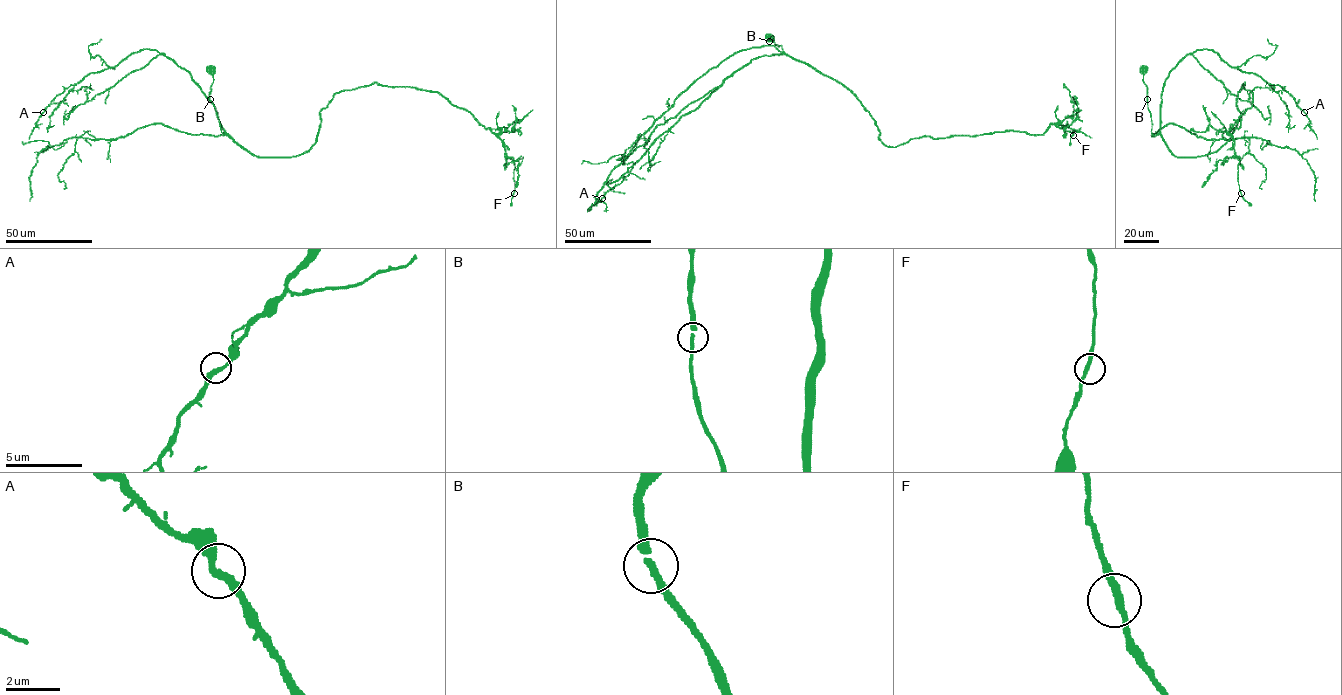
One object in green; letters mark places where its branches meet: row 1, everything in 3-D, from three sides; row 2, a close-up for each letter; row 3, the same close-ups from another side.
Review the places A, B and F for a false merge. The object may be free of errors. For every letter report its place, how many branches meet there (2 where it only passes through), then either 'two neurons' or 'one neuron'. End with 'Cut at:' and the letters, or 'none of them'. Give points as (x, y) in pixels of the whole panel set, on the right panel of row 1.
A: place (1304, 112); branches 2; one neuron
B: place (1147, 99); branches 2; one neuron
F: place (1241, 193); branches 2; one neuron
Cut at: none of them

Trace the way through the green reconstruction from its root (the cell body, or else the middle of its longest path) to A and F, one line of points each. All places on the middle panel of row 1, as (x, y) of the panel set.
A: (770, 38), (782, 46), (782, 54), (756, 57), (727, 77), (661, 134), (602, 198)
F: (770, 38), (845, 86), (886, 146), (926, 136), (1042, 135), (1051, 124), (1073, 135)

